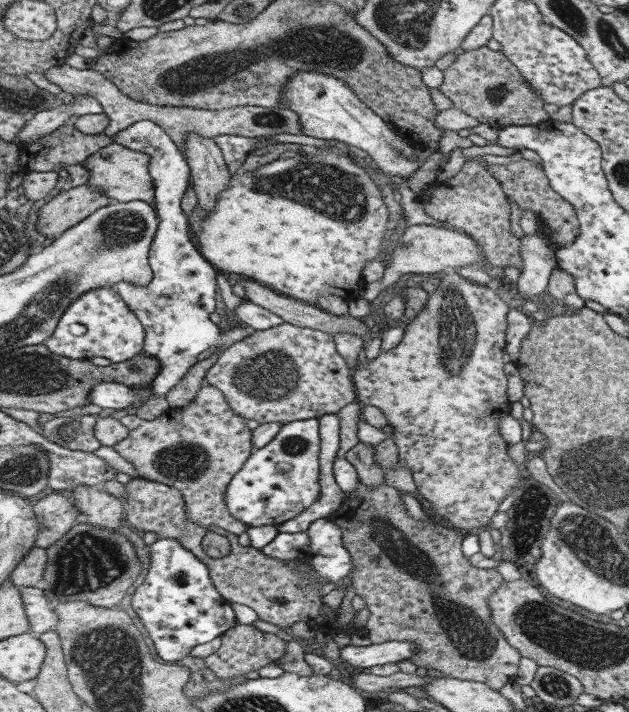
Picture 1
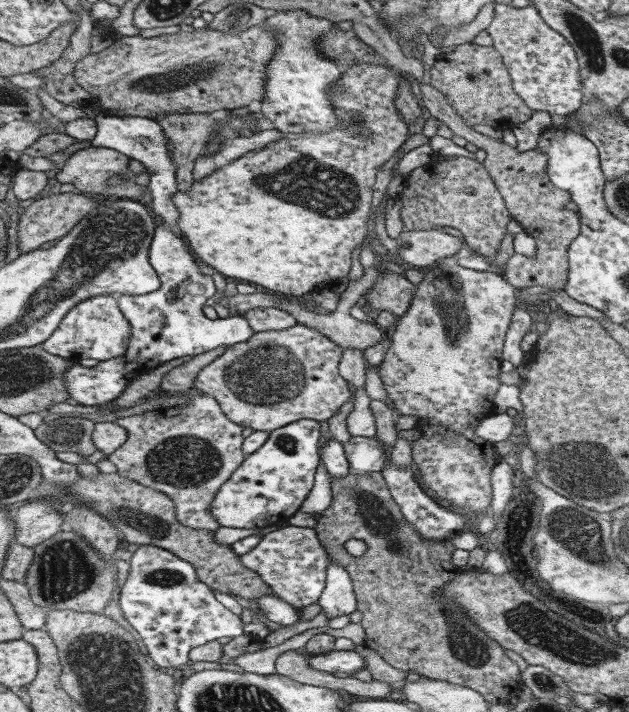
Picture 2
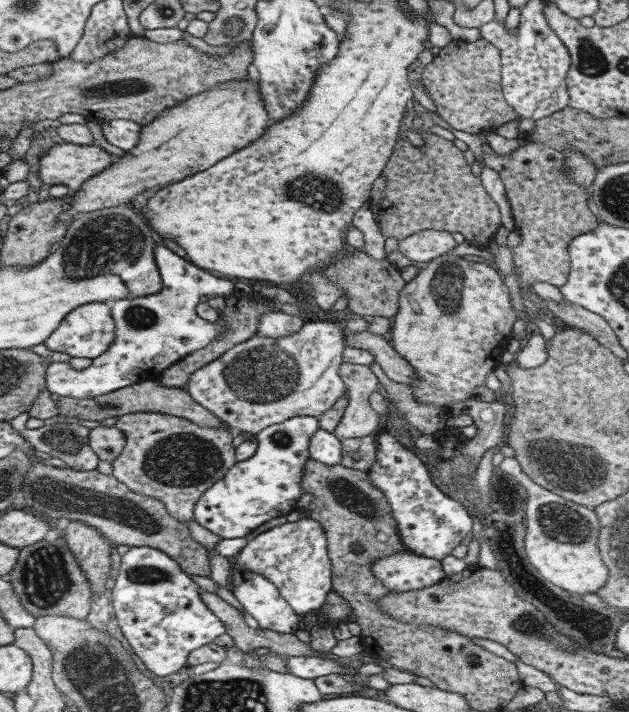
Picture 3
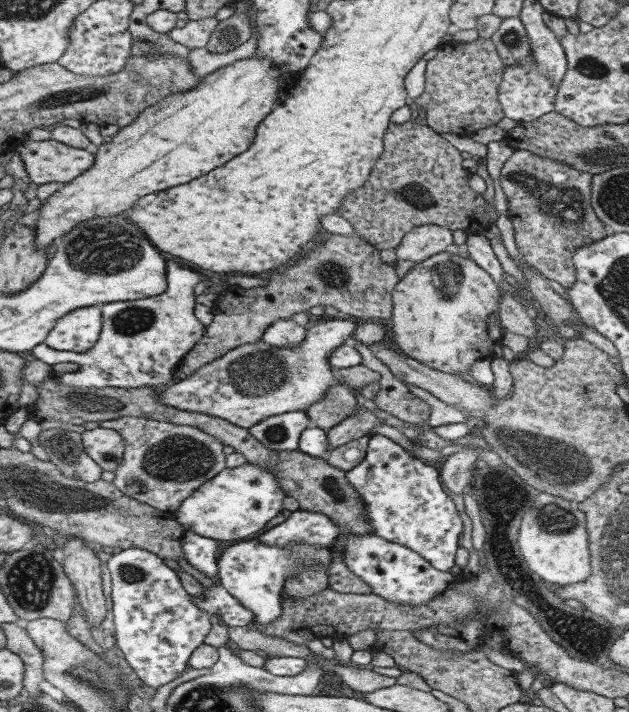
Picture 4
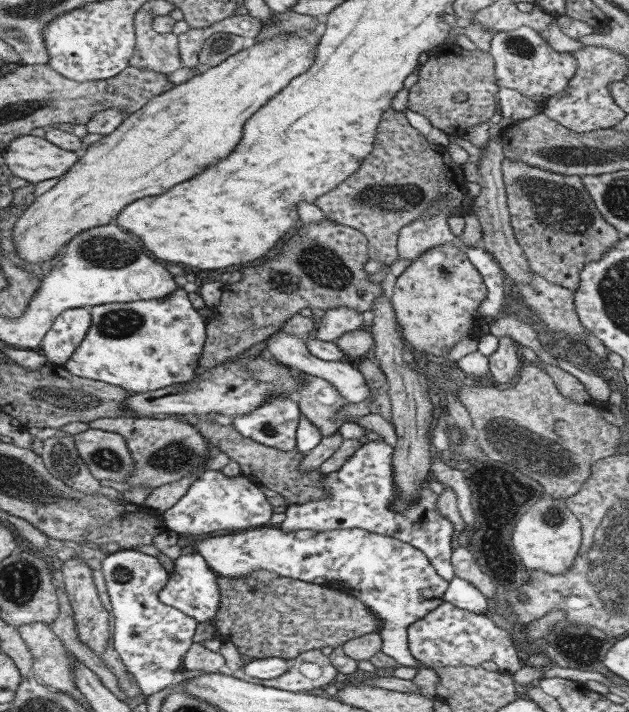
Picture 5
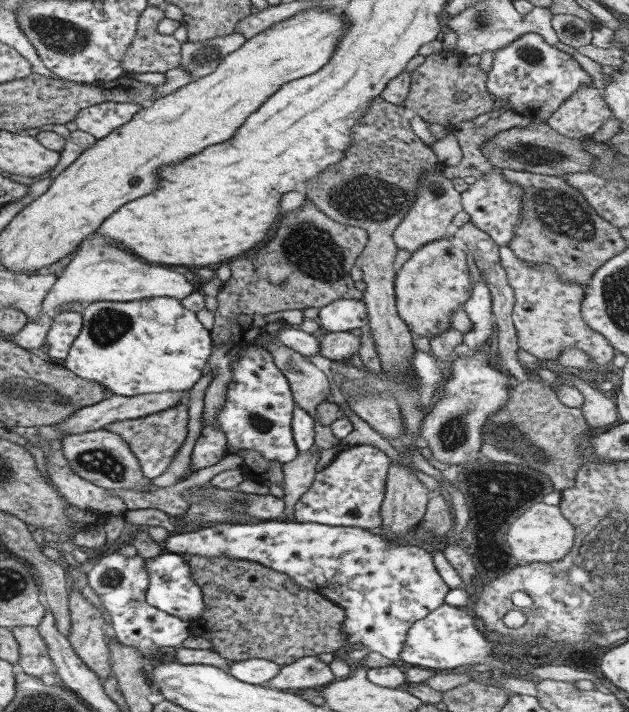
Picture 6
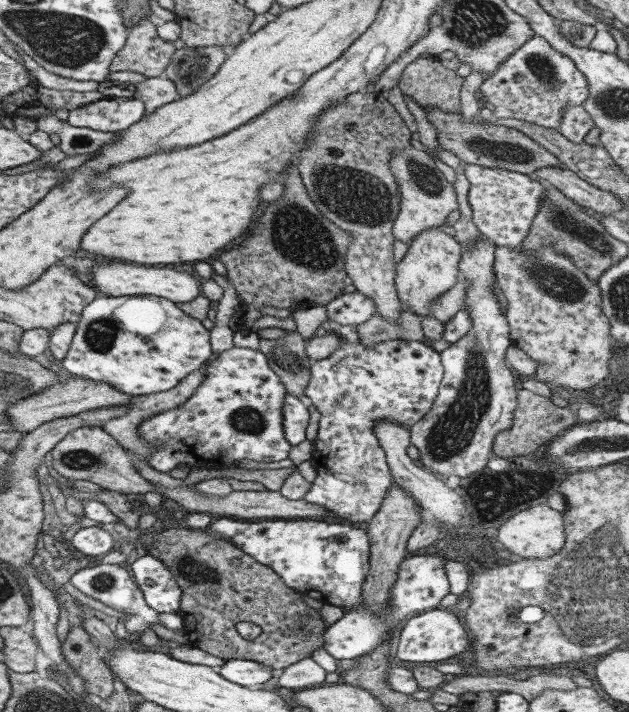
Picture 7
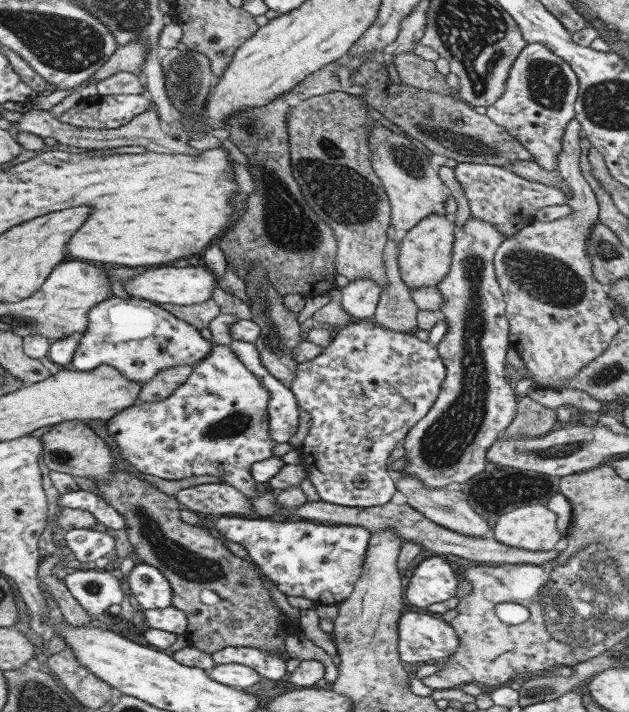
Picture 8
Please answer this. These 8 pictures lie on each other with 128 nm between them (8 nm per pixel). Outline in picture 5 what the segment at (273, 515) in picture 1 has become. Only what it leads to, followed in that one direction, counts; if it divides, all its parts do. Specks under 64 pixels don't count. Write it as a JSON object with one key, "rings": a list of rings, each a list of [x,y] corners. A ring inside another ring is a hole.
{"rings":[[[277,394],[263,400],[257,410],[235,416],[230,422],[239,434],[260,445],[291,451],[295,448],[295,432],[300,415],[293,397]],[[207,470],[191,482],[186,493],[162,514],[165,526],[181,535],[207,536],[269,525],[273,507],[257,484],[240,474],[228,478],[218,470]]]}

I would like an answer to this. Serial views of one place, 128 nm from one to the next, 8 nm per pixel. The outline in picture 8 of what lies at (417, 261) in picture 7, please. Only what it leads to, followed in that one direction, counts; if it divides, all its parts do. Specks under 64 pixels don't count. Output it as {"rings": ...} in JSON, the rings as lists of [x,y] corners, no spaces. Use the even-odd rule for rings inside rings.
{"rings":[[[431,214],[407,231],[398,245],[396,264],[401,281],[407,288],[425,288],[437,286],[449,271],[451,250],[454,242],[454,224],[452,217]]]}

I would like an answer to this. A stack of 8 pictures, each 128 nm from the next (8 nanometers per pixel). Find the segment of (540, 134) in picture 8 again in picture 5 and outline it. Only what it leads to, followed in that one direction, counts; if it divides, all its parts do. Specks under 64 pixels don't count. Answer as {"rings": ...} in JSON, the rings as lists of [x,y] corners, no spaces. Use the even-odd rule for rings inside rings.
{"rings":[[[529,26],[497,31],[491,37],[488,53],[493,57],[497,88],[517,90],[531,99],[543,99],[543,102],[561,91],[577,69],[577,62],[570,53],[553,50],[546,40]]]}

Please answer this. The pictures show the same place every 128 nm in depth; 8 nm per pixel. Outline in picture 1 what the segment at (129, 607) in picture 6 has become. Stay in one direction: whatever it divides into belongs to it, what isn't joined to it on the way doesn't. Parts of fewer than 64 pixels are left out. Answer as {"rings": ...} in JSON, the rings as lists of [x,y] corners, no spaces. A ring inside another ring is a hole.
{"rings":[[[170,538],[157,539],[148,547],[150,564],[143,582],[131,596],[130,606],[162,660],[175,662],[187,656],[194,646],[220,637],[237,625],[230,602],[217,593],[207,566],[191,551]]]}

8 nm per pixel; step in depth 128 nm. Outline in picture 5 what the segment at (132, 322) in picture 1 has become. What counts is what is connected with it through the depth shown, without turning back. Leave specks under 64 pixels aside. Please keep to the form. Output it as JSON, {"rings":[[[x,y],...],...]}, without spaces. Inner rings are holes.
{"rings":[[[89,308],[63,310],[54,318],[38,351],[46,357],[47,362],[63,366],[69,355],[83,341],[90,327]]]}

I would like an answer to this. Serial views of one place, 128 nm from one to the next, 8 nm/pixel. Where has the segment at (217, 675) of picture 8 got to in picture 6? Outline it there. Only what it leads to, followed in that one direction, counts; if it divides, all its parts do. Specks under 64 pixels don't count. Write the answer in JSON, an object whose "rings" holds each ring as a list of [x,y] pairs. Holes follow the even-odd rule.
{"rings":[[[249,657],[247,659],[230,662],[229,675],[240,682],[265,685],[277,675],[281,666],[263,657]]]}

